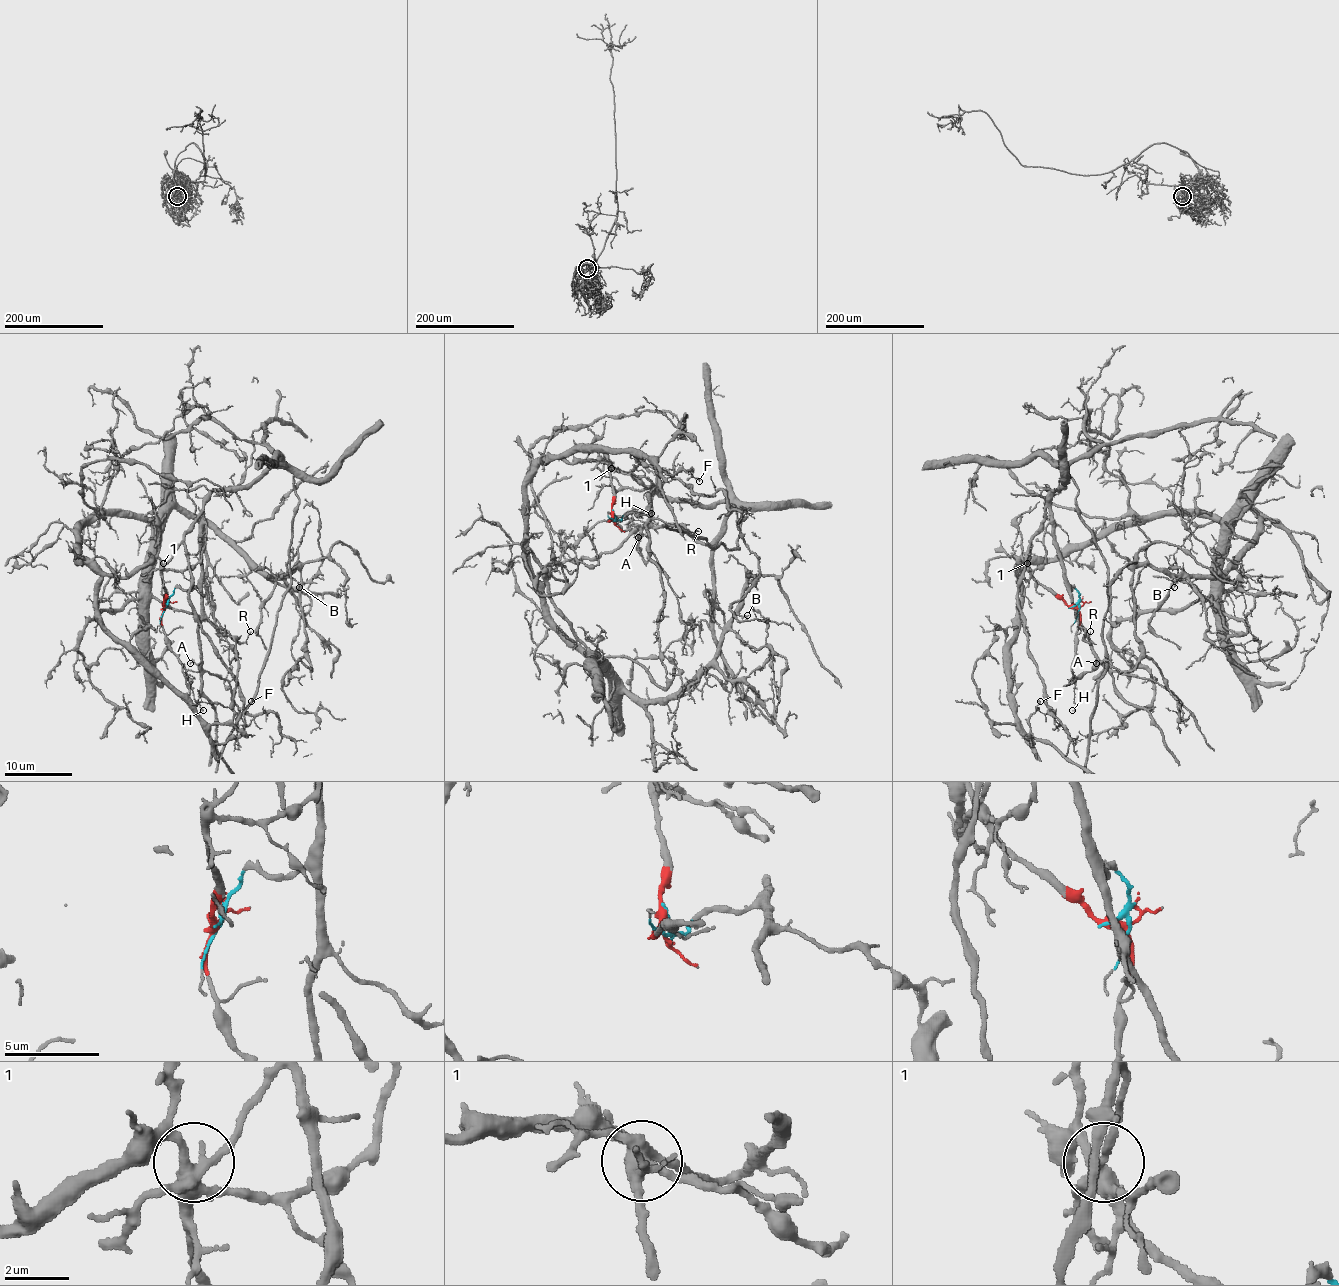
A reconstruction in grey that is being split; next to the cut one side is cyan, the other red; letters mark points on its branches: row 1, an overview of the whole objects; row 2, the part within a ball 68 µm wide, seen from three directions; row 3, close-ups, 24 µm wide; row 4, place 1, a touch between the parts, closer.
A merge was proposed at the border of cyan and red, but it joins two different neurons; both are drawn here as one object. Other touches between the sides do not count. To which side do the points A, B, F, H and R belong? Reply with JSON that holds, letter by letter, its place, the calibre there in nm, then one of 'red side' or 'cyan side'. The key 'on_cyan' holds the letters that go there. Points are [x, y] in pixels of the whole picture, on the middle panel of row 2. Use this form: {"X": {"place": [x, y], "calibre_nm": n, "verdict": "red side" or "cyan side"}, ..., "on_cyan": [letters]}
{"A": {"place": [638, 537], "calibre_nm": 170, "verdict": "cyan side"}, "B": {"place": [747, 615], "calibre_nm": 130, "verdict": "red side"}, "F": {"place": [699, 481], "calibre_nm": 150, "verdict": "red side"}, "H": {"place": [651, 513], "calibre_nm": 140, "verdict": "red side"}, "R": {"place": [698, 531], "calibre_nm": 120, "verdict": "cyan side"}, "on_cyan": ["A", "R"]}

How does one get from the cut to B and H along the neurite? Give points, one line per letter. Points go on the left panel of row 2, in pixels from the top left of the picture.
B: (166, 606), (158, 558), (124, 577), (78, 560), (78, 531), (95, 514), (208, 519), (261, 572), (300, 587)
H: (166, 606), (161, 614), (164, 643), (183, 667), (193, 699), (203, 711)

